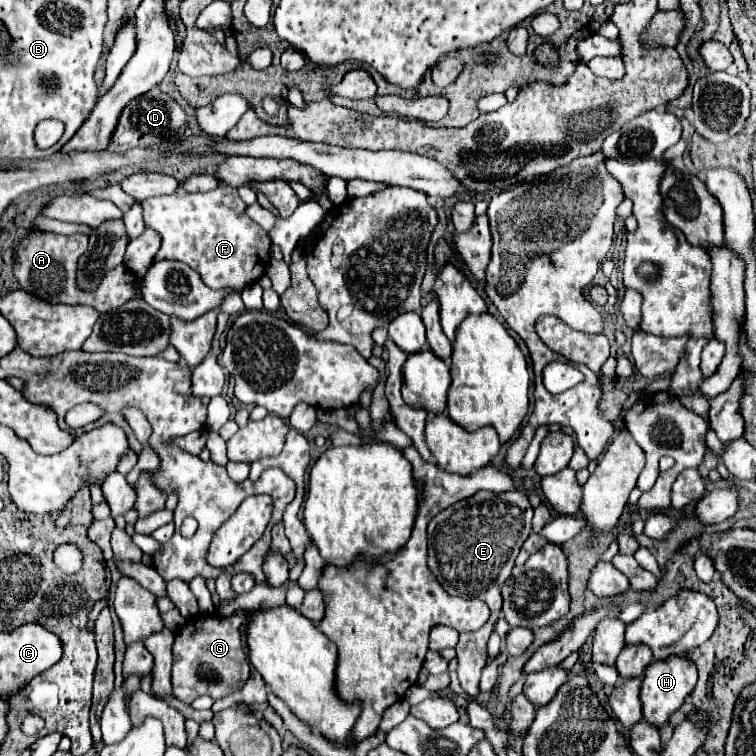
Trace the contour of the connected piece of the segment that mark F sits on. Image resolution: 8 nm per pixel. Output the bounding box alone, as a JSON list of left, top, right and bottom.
[142,186,270,290]

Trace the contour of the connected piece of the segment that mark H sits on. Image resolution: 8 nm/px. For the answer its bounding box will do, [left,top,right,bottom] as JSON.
[642,656,696,726]

